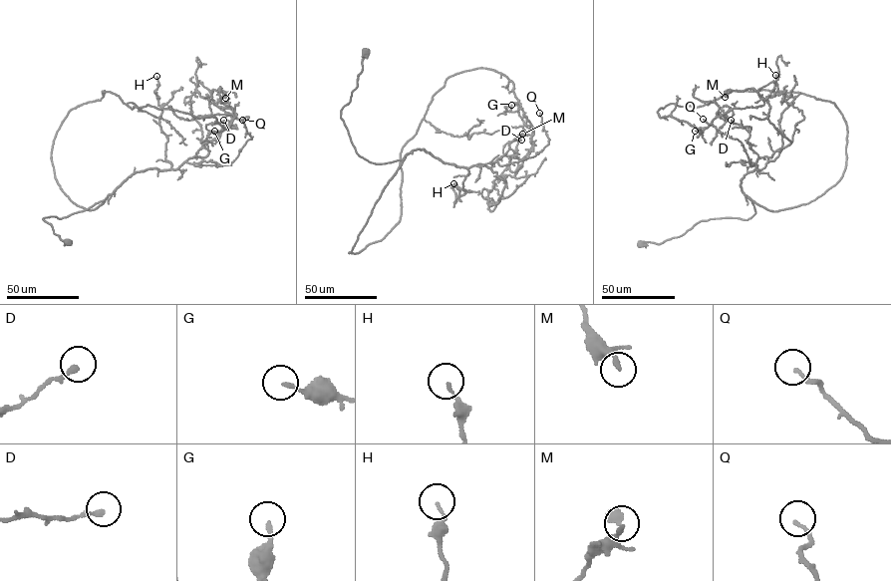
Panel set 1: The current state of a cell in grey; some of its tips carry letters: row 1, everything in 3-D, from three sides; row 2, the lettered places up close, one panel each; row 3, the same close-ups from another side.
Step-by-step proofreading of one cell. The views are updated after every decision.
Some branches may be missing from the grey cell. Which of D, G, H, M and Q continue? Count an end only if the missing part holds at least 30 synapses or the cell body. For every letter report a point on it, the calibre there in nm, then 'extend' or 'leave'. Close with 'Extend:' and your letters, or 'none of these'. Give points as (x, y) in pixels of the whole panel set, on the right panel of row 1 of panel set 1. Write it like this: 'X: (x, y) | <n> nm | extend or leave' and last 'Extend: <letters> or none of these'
D: (731, 120) | 240 nm | leave
G: (695, 131) | 150 nm | leave
H: (775, 75) | 120 nm | leave
M: (725, 97) | 160 nm | leave
Q: (703, 119) | 150 nm | leave
Extend: none of these

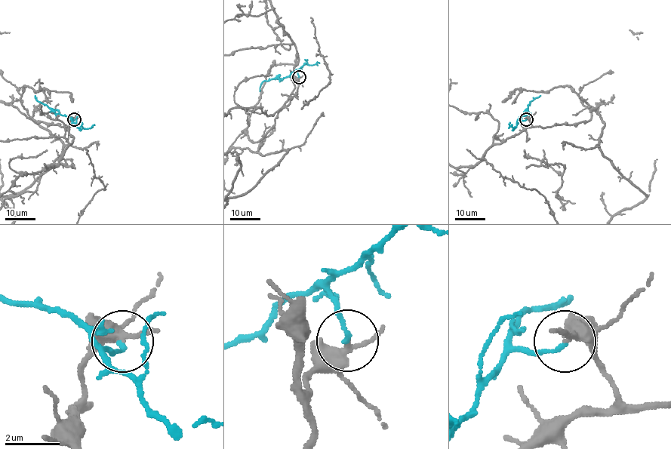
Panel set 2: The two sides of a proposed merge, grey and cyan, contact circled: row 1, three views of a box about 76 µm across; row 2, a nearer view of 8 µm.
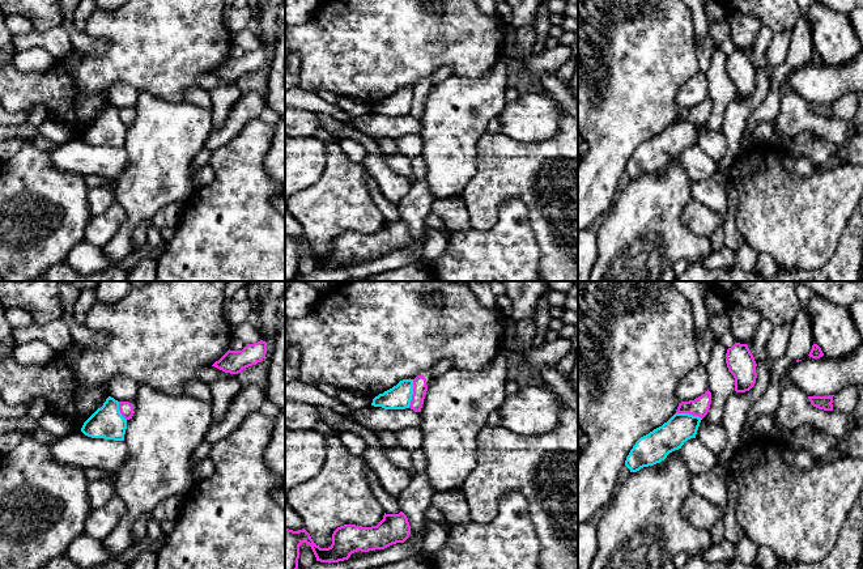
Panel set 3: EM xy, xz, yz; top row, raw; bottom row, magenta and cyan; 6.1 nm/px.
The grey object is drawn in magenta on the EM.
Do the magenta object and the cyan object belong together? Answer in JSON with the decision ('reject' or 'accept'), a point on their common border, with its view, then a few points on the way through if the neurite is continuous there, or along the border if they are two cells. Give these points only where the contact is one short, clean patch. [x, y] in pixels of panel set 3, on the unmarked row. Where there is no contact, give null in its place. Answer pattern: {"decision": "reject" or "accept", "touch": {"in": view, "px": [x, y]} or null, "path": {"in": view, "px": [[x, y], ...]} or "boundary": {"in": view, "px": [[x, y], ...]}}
{"decision": "reject", "touch": {"in": "xz", "px": [413, 101]}, "boundary": {"in": "xz", "px": [[413, 86], [413, 101], [408, 114]]}}

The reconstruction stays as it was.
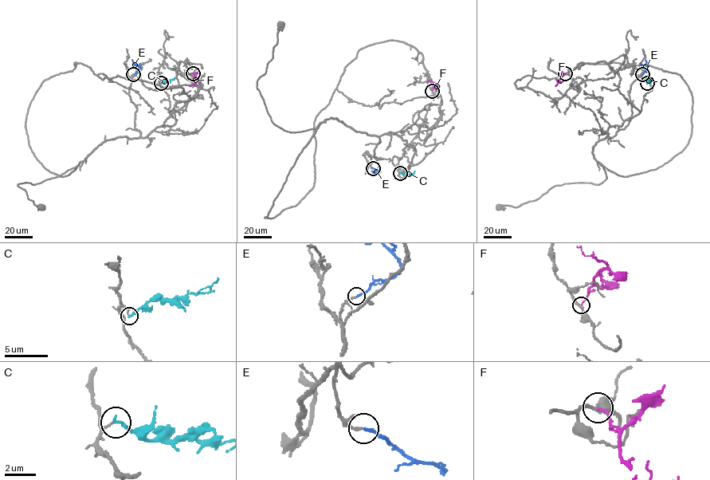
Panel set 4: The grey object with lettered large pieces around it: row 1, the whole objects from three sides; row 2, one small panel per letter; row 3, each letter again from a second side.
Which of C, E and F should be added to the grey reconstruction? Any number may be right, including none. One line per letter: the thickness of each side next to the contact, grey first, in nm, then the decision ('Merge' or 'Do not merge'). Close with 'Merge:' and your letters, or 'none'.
C: Thickness 100 nm (grey) against 200 nm. Do not merge
E: Thickness 200 nm (grey) against 180 nm. Merge
F: Thickness 220 nm (grey) against 130 nm. Do not merge
Merge: E

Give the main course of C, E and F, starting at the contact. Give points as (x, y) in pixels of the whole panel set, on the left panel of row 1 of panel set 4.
C: (161, 84), (175, 77)
E: (133, 74), (140, 68), (132, 60)
F: (192, 73), (197, 80), (189, 85)

